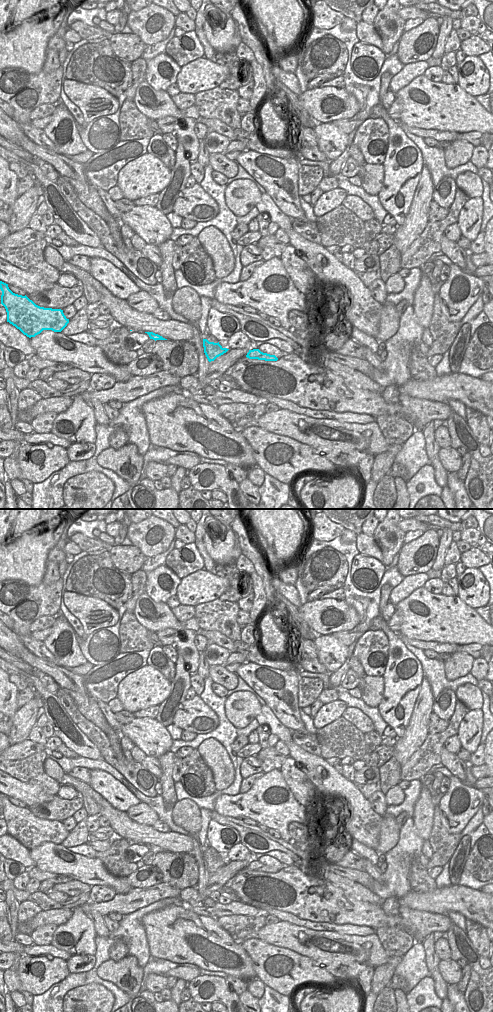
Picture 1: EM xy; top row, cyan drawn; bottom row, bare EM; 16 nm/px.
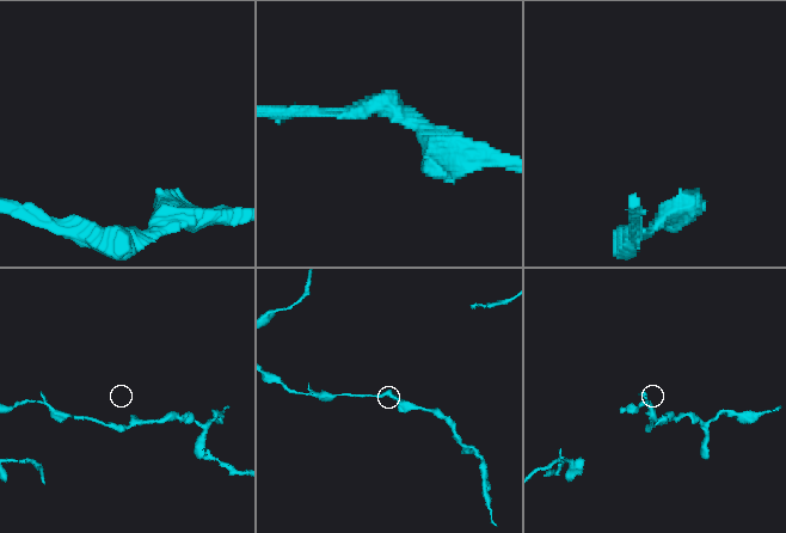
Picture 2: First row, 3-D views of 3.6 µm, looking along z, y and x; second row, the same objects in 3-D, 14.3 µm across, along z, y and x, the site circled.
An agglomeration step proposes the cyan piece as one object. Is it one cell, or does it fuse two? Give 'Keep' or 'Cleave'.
Keep.

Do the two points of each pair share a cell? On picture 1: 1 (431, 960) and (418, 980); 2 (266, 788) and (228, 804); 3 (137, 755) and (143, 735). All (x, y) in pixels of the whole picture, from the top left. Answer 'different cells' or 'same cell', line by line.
1: different cells
2: same cell
3: different cells

